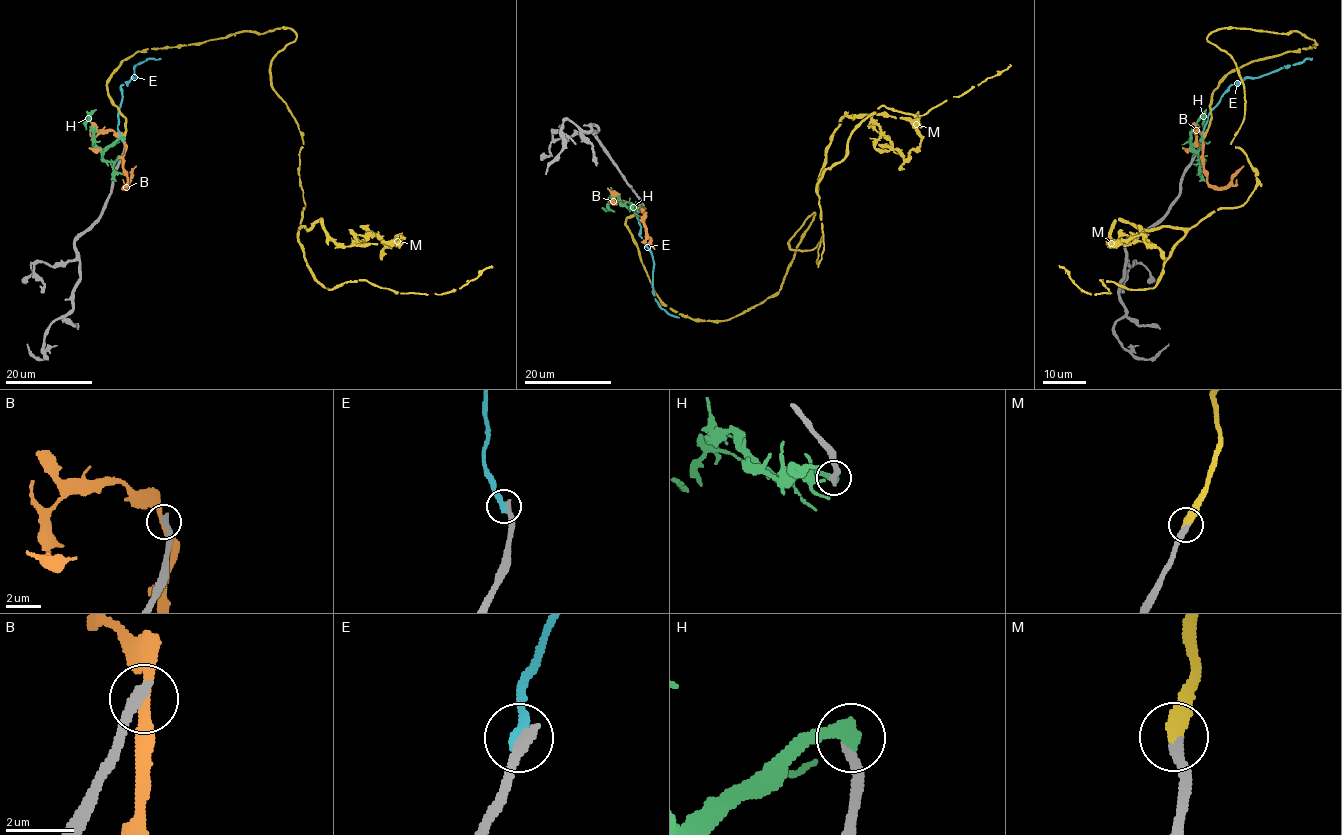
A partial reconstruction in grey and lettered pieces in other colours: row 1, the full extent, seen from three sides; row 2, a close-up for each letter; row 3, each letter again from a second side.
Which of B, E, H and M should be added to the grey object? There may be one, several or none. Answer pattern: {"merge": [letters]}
{"merge": ["M"]}

